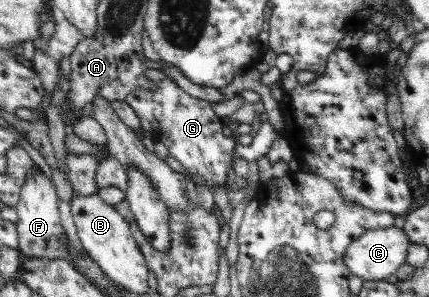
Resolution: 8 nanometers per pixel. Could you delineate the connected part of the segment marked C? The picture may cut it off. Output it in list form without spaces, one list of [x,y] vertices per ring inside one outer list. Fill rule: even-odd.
[[[394,224],[389,227],[378,227],[374,230],[366,231],[359,239],[351,243],[345,255],[347,268],[366,281],[381,281],[385,277],[396,273],[399,266],[406,263],[408,250],[411,246],[409,234],[403,228]]]

